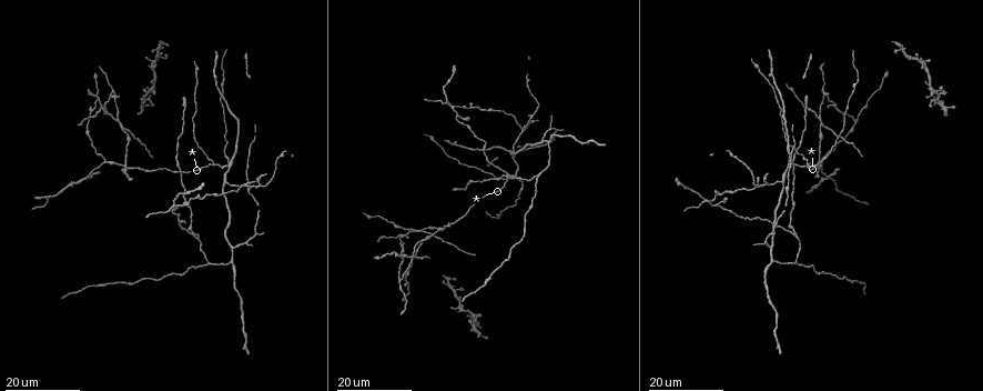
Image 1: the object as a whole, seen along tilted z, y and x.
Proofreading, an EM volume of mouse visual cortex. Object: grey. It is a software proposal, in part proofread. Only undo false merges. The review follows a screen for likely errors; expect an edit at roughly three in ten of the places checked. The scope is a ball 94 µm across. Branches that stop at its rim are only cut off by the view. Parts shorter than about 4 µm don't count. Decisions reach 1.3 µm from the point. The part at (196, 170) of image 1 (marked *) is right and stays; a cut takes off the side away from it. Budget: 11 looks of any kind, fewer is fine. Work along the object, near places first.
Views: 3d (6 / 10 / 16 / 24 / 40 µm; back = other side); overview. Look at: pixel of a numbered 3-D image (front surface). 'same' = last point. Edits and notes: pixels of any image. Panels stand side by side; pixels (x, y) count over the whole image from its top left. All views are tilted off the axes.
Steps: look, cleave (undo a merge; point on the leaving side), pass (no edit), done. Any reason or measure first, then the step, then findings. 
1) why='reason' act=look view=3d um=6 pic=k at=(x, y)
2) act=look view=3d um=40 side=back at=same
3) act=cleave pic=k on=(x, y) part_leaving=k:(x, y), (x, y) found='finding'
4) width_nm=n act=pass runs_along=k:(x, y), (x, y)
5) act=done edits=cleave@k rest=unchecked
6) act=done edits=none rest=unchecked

why='arms run side by side' act=look view=3d um=16 pic=1 at=(792, 232)

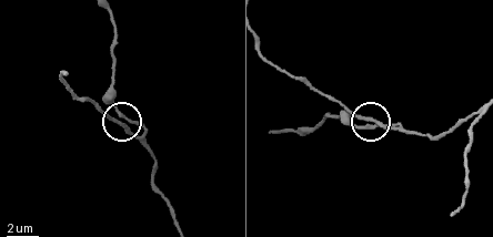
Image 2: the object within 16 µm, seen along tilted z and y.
act=look view=3d um=6 pic=2 at=(369, 123)

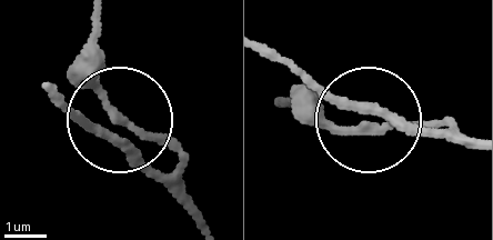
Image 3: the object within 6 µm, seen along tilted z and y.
side_arm_um=11 arms=4 act=pass found='all the same neuron'

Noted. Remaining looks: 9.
why='thin arm on a thick one' act=look view=3d um=24 pic=1 at=(125, 166)

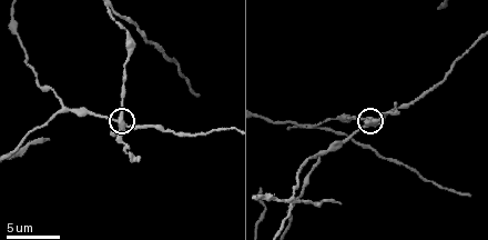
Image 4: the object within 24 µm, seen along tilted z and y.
act=look view=3d um=6 pic=4 at=(121, 122)

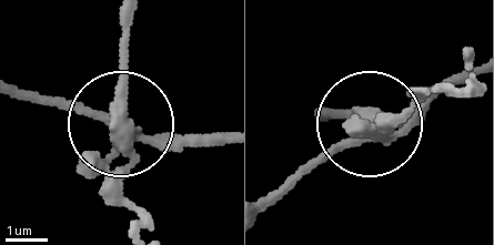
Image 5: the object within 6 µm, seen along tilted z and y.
arms=4 act=cleave pic=5 on=(106, 187) found='a second neuron is stuck on'

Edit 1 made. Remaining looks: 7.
why='thin arm on a thick one' act=look view=3d um=6 pic=4 at=(65, 110)

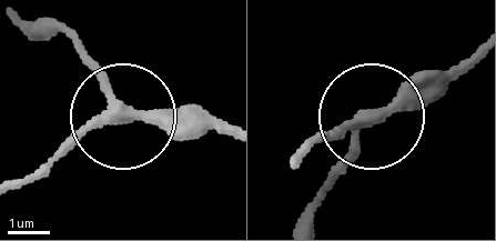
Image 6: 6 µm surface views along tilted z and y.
arms=3 act=pass runs_along=6:(473, 53), (321, 142) found='continuous, no second neuron'

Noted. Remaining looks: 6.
why='three-way junction' act=look view=3d um=16 pic=4 at=(287, 201)

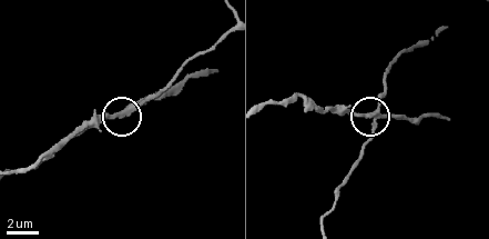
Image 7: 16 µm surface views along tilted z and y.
width_nm=230 act=cleave pic=7 on=(393, 117) part_leaving=7:(376, 115), (327, 108), (319, 112), (299, 97), (264, 102) found='a second neuron is stuck on'

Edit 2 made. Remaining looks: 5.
act=look view=overview

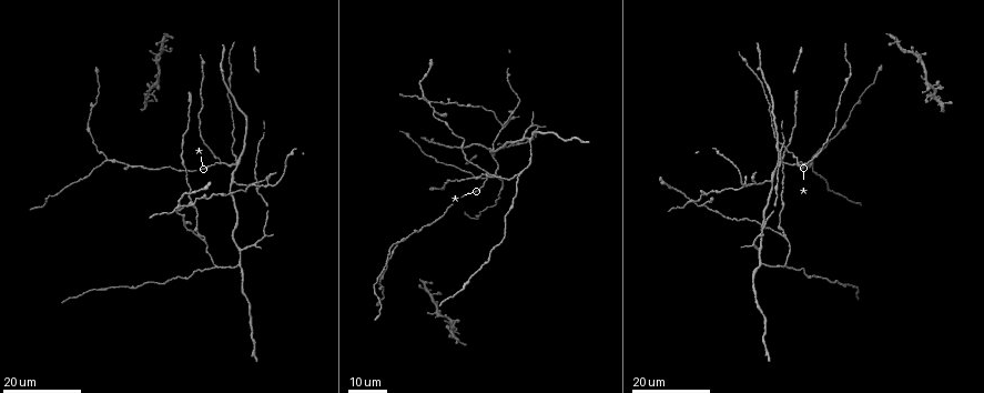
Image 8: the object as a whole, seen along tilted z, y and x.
why='three-way junction' act=look view=3d um=24 pic=8 at=(238, 264)

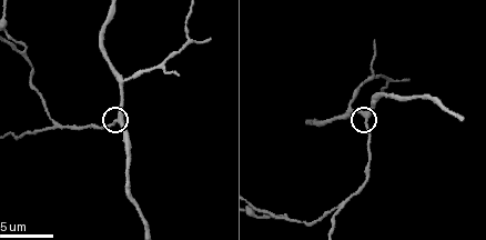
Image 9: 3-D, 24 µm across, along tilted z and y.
why='closer look' act=look view=3d um=6 pic=9 at=(118, 119)

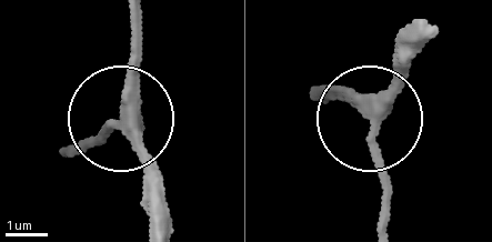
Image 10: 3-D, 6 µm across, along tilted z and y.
side_arm_um=29 arms=3 act=pass found='one neuron here'

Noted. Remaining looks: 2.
why='looks like a crossing' act=look view=3d um=24 pic=8 at=(503, 125)

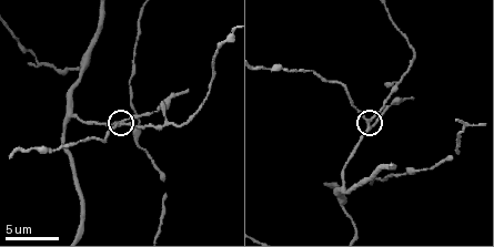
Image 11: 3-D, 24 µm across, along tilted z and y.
why='zoom in' act=look view=3d um=10 pic=11 at=(367, 120)

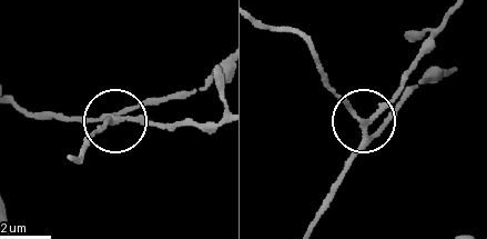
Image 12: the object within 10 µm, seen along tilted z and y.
act=pass runs_along=12:(10, 99), (28, 110), (70, 118), (183, 126) found='all the same neuron'

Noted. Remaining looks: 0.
act=done edits=cleave@5,cleave@7 rest=unchecked

